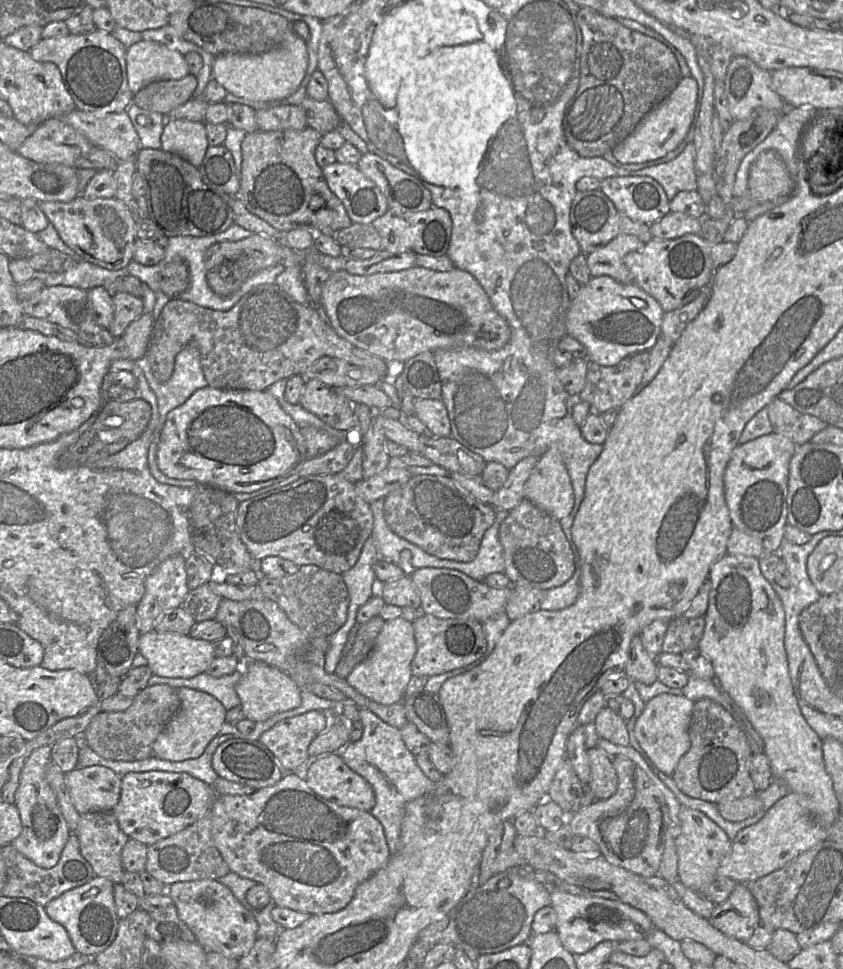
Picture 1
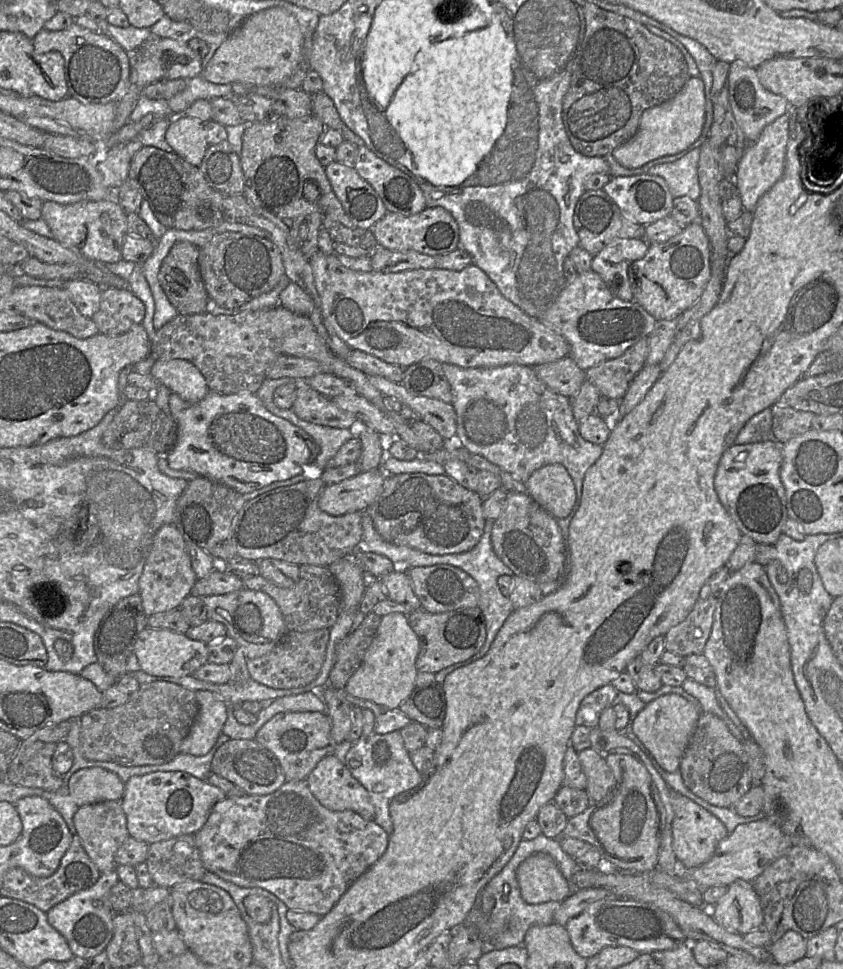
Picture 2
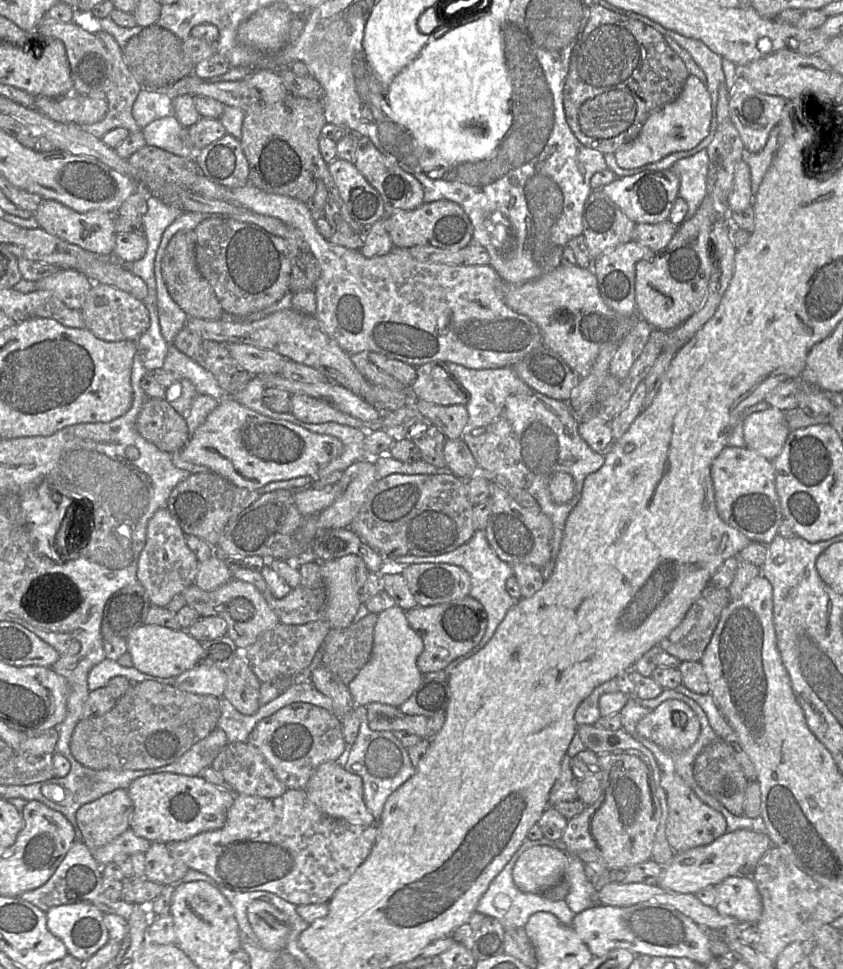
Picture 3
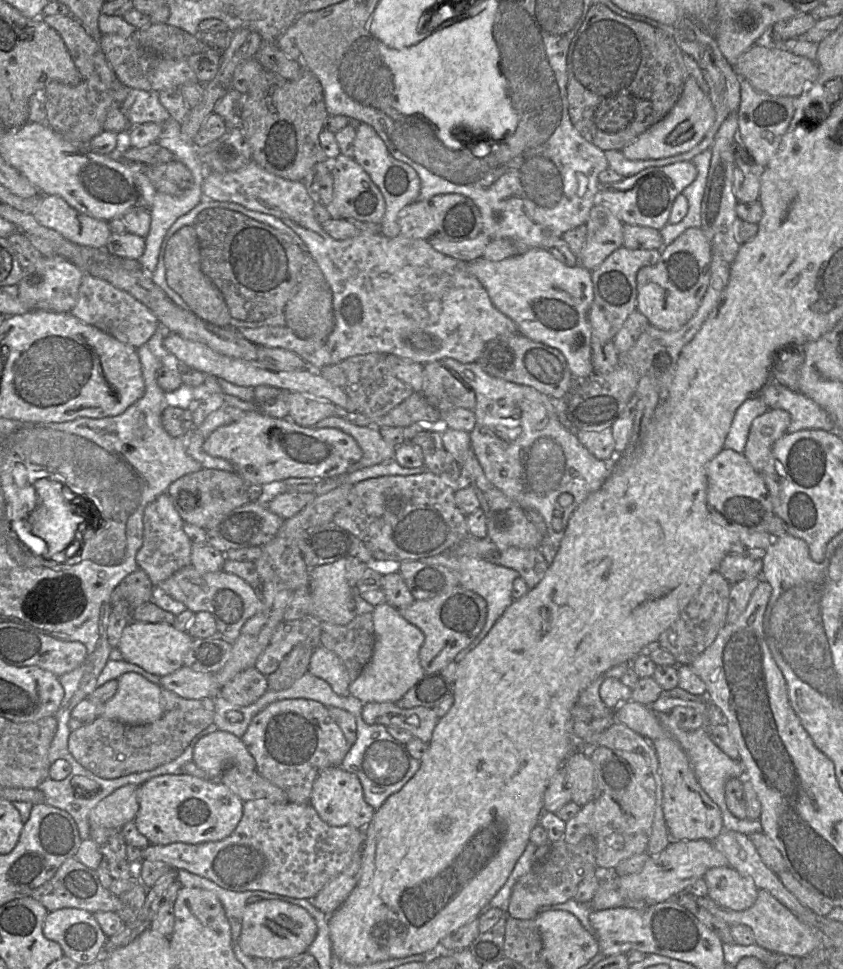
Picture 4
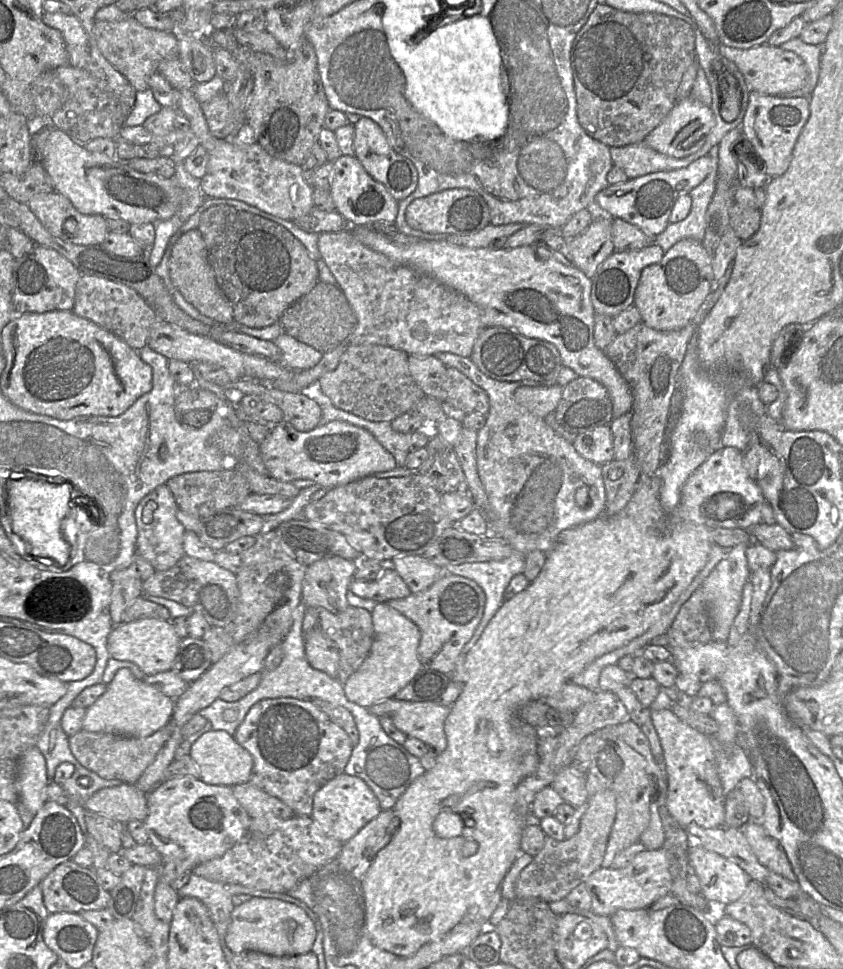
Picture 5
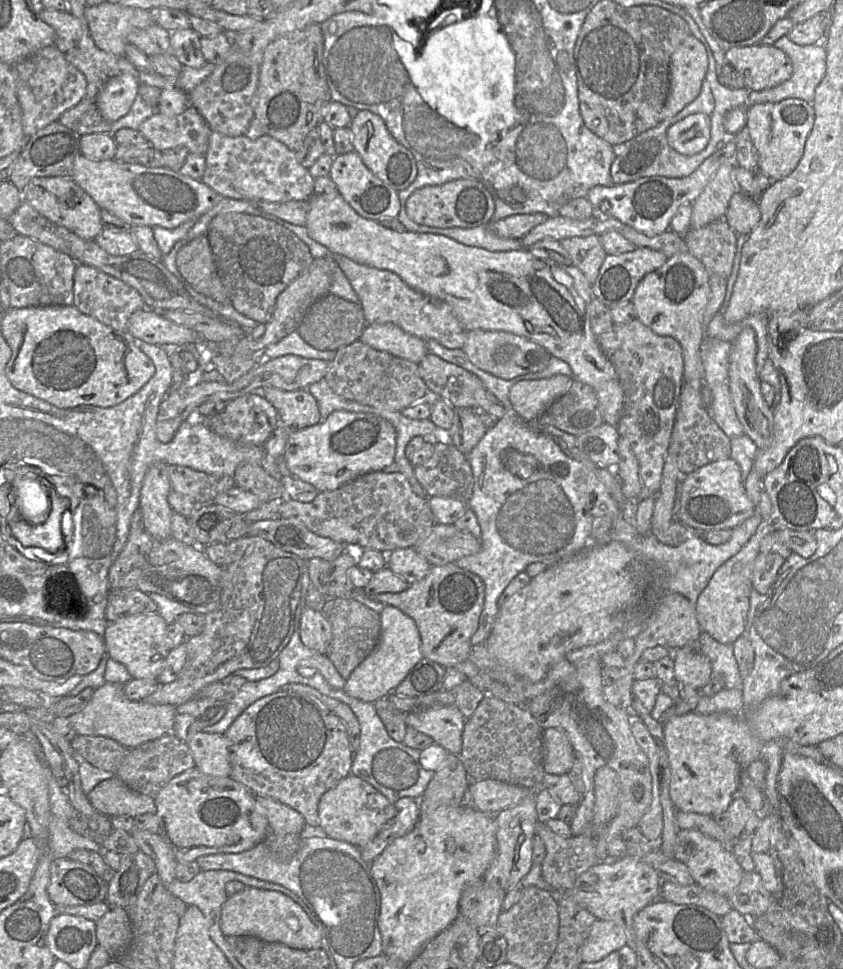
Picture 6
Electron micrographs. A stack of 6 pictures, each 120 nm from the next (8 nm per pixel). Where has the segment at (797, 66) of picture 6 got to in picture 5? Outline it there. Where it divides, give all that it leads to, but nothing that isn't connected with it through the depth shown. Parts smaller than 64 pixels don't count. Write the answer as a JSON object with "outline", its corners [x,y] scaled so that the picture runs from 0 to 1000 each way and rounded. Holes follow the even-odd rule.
{"outline":[[[943,38],[930,43],[924,49],[943,54],[953,62],[957,71],[957,80],[954,89],[931,99],[960,101],[969,87],[976,46],[958,45],[948,38]]]}

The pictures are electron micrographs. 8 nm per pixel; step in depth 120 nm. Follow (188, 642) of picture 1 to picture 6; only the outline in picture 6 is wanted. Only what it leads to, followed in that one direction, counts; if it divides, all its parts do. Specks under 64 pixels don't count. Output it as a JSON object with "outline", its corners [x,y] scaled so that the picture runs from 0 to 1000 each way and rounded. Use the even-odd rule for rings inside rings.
{"outline":[[[160,634],[130,642],[123,654],[125,672],[147,686],[157,701],[186,702],[203,672],[198,643],[187,634]]]}

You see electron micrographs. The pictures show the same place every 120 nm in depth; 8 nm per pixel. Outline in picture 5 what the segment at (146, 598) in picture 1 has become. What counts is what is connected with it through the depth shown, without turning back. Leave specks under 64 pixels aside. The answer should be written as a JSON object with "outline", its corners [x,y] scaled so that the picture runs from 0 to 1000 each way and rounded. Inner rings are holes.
{"outline":[[[198,499],[187,502],[173,511],[161,524],[163,571],[174,578],[184,589],[202,587],[219,573],[217,553],[221,546],[209,534],[211,525],[209,516]]]}

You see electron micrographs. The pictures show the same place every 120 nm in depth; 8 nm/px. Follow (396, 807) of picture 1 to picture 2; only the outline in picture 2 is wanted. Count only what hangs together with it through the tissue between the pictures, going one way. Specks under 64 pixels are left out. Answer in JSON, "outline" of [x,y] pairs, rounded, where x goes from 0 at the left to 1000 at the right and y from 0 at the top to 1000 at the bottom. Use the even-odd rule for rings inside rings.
{"outline":[[[429,732],[431,752],[426,763],[418,767],[408,788],[418,801],[435,815],[444,832],[444,847],[460,861],[465,859],[461,830],[477,817],[497,811],[504,802],[498,799],[486,783],[473,754],[448,757],[444,753],[445,740],[440,733]]]}

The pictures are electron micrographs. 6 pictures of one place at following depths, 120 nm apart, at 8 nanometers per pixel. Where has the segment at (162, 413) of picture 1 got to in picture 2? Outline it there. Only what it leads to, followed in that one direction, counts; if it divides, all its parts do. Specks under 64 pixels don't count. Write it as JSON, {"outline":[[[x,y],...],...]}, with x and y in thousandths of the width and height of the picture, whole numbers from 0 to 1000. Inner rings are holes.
{"outline":[[[186,370],[178,386],[186,395],[196,397],[203,406],[210,407],[223,416],[235,415],[248,405],[236,381],[218,370]]]}

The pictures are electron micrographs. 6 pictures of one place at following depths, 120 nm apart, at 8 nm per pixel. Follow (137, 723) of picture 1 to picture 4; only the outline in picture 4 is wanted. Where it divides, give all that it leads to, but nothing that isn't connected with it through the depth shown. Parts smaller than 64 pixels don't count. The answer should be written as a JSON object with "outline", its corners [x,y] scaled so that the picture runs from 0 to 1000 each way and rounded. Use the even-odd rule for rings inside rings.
{"outline":[[[191,709],[191,740],[177,747],[152,748],[116,740],[84,754],[81,773],[102,795],[123,804],[135,804],[186,793],[212,781],[229,762],[253,746],[254,721],[221,721]]]}

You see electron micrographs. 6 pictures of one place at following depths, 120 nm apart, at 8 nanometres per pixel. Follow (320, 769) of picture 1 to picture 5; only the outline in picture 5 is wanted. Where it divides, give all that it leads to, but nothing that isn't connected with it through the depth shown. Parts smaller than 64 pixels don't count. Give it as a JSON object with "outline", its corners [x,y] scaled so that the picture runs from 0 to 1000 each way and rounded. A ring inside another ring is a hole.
{"outline":[[[407,797],[374,818],[370,844],[388,863],[409,870],[446,844],[452,837],[447,822],[434,807]]]}

